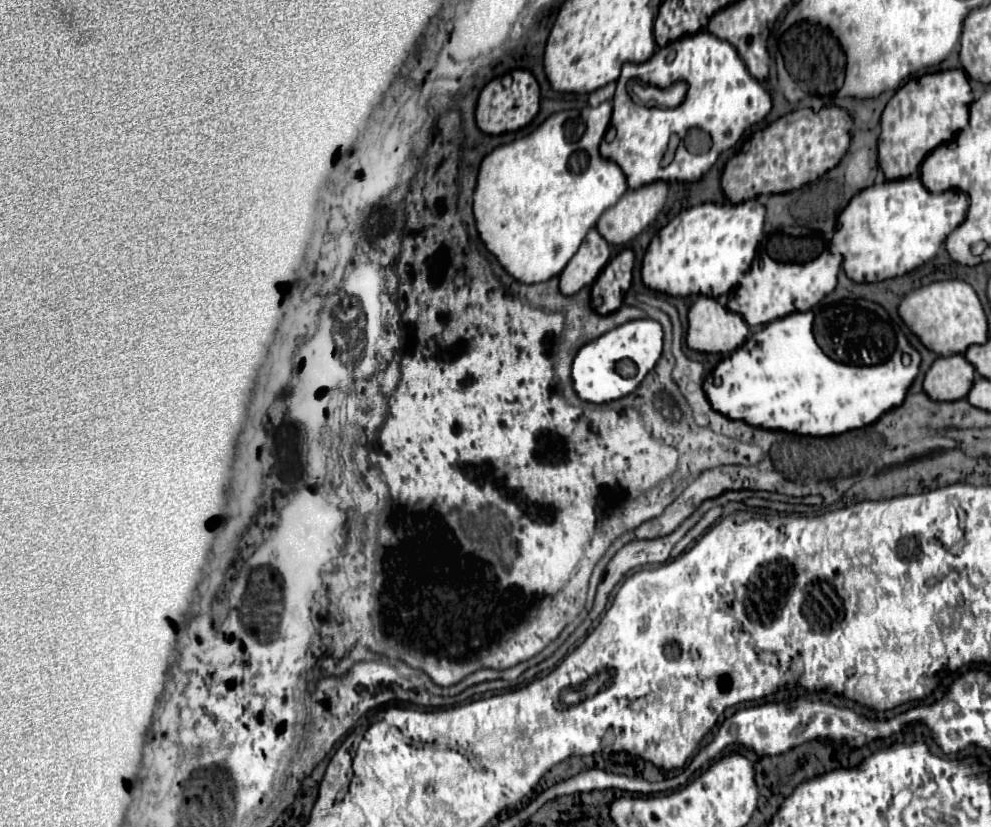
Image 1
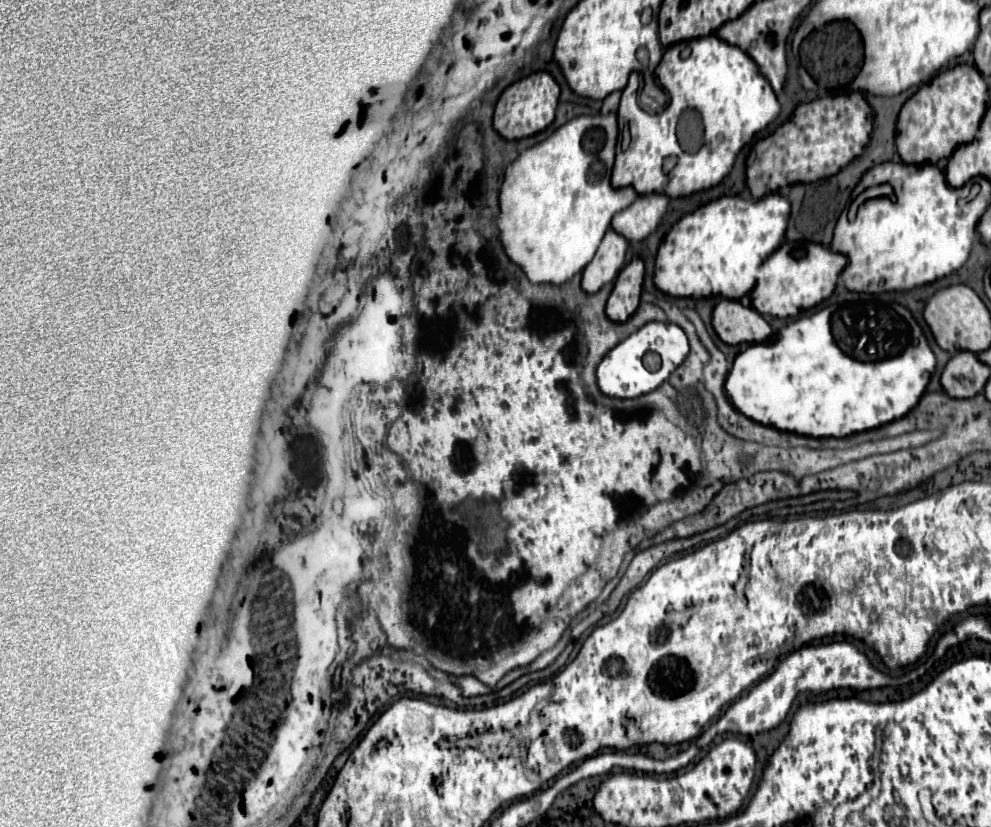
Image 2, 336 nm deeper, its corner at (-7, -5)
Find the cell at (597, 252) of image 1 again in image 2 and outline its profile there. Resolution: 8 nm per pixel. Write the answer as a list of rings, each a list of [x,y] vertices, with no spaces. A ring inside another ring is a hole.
[[[612,228],[606,232],[604,240],[600,242],[594,260],[584,268],[582,272],[582,288],[588,294],[594,294],[600,290],[604,284],[612,282],[618,274],[618,270],[624,264],[624,254],[626,254],[628,242],[624,236],[616,234]]]

